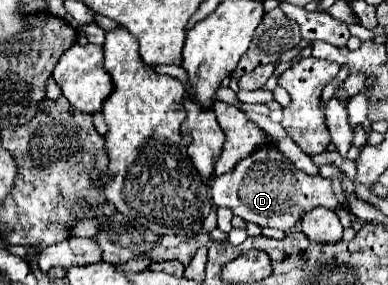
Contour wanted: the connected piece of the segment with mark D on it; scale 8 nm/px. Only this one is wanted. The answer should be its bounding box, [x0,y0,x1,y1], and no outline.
[211,144,339,232]

